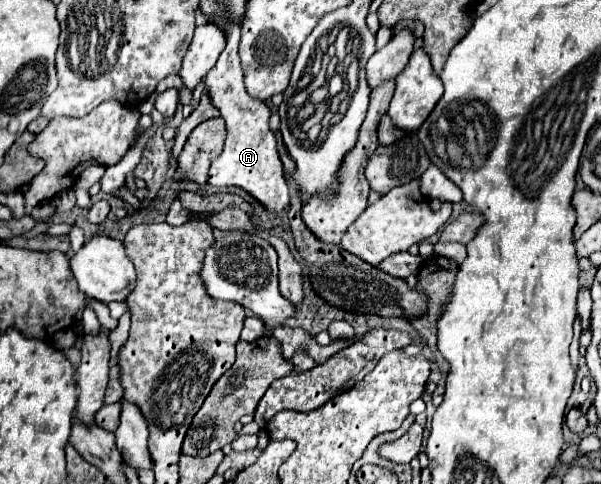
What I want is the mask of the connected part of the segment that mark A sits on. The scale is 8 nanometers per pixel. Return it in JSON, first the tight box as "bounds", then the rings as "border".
{"bounds":[205,24,289,214],"border":[[[229,24],[227,46],[221,52],[217,64],[205,76],[207,94],[215,108],[219,108],[221,118],[227,122],[227,146],[223,154],[213,160],[207,184],[211,186],[237,186],[263,204],[269,212],[277,214],[289,204],[289,186],[283,174],[283,164],[277,154],[277,138],[269,128],[271,110],[263,100],[247,94],[243,84],[243,70],[239,64],[237,48],[241,38],[241,26]]]}

